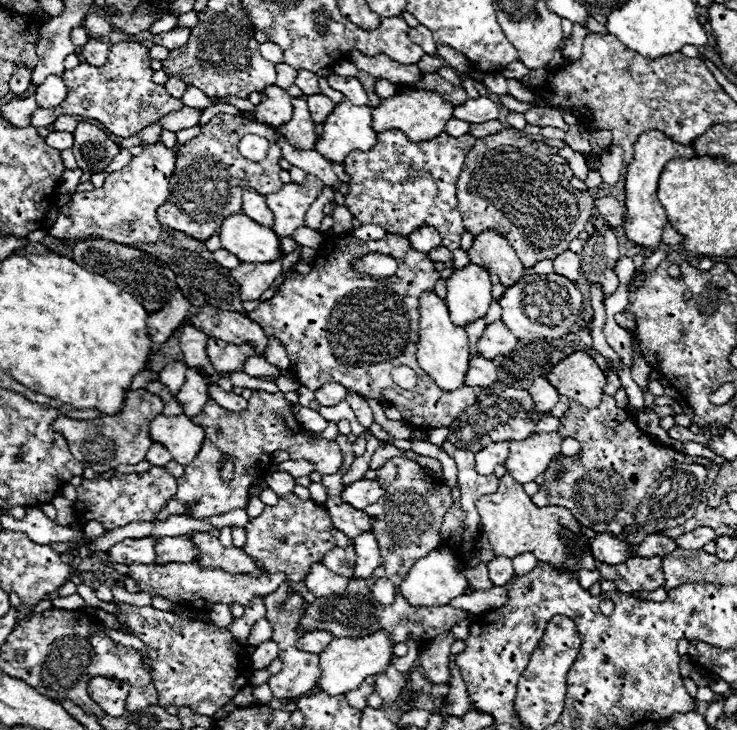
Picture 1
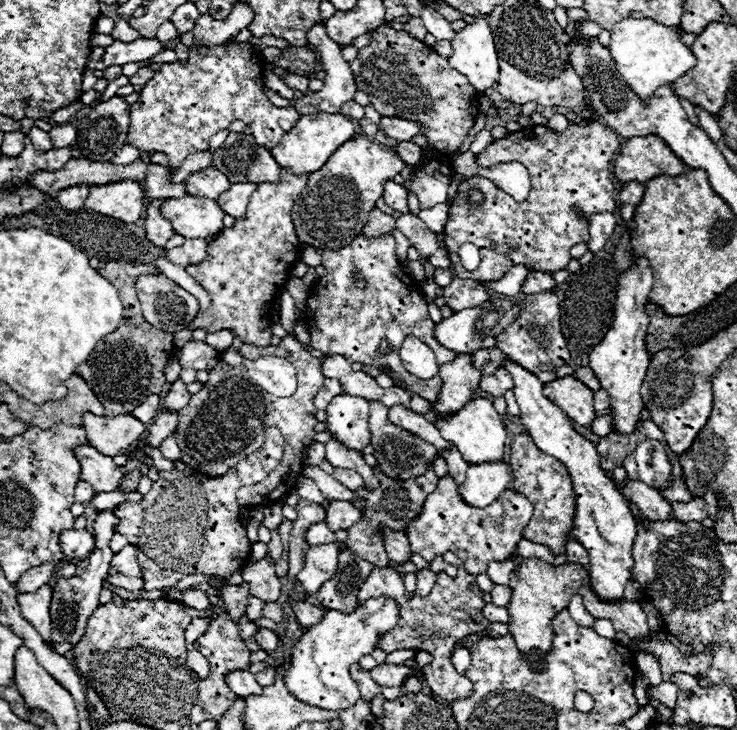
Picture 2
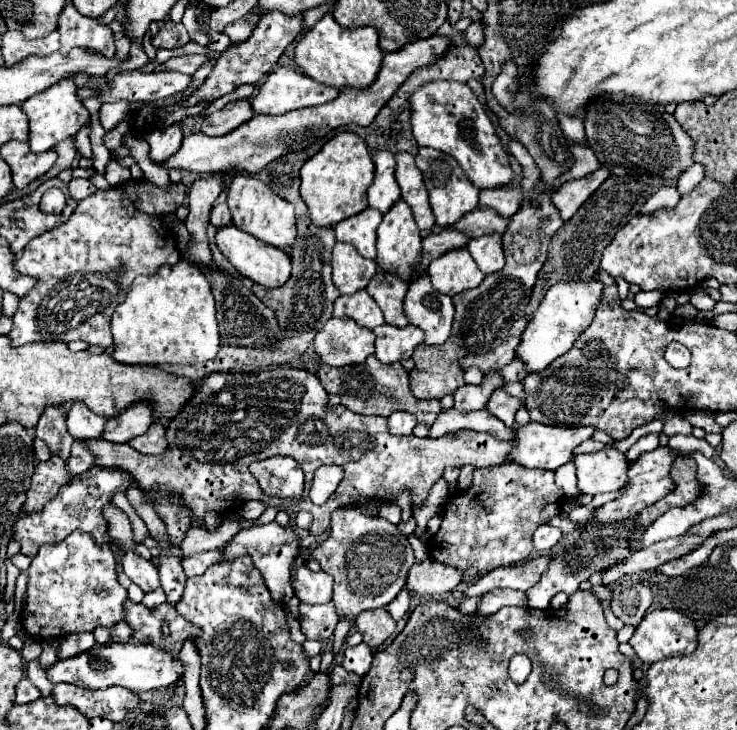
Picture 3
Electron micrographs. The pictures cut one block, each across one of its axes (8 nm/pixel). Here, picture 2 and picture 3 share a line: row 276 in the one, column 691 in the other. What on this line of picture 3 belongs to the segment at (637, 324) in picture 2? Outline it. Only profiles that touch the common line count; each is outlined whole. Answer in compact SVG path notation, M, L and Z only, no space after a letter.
M652 610L642 618L640 626L632 634L630 646L636 650L638 658L644 664L654 664L654 662L664 660L664 658L692 654L698 646L696 636L698 636L698 630L696 630L696 624L692 618L680 614L678 610Z

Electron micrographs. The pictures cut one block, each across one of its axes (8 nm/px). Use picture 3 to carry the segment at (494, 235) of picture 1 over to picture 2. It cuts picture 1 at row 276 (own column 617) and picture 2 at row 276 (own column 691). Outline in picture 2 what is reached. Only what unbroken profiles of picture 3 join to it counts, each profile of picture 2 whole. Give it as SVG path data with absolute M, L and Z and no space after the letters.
M458 276L452 278L450 286L444 288L444 300L446 306L450 306L454 312L466 310L466 308L474 308L486 300L490 300L488 296L488 288L476 280L462 280Z

